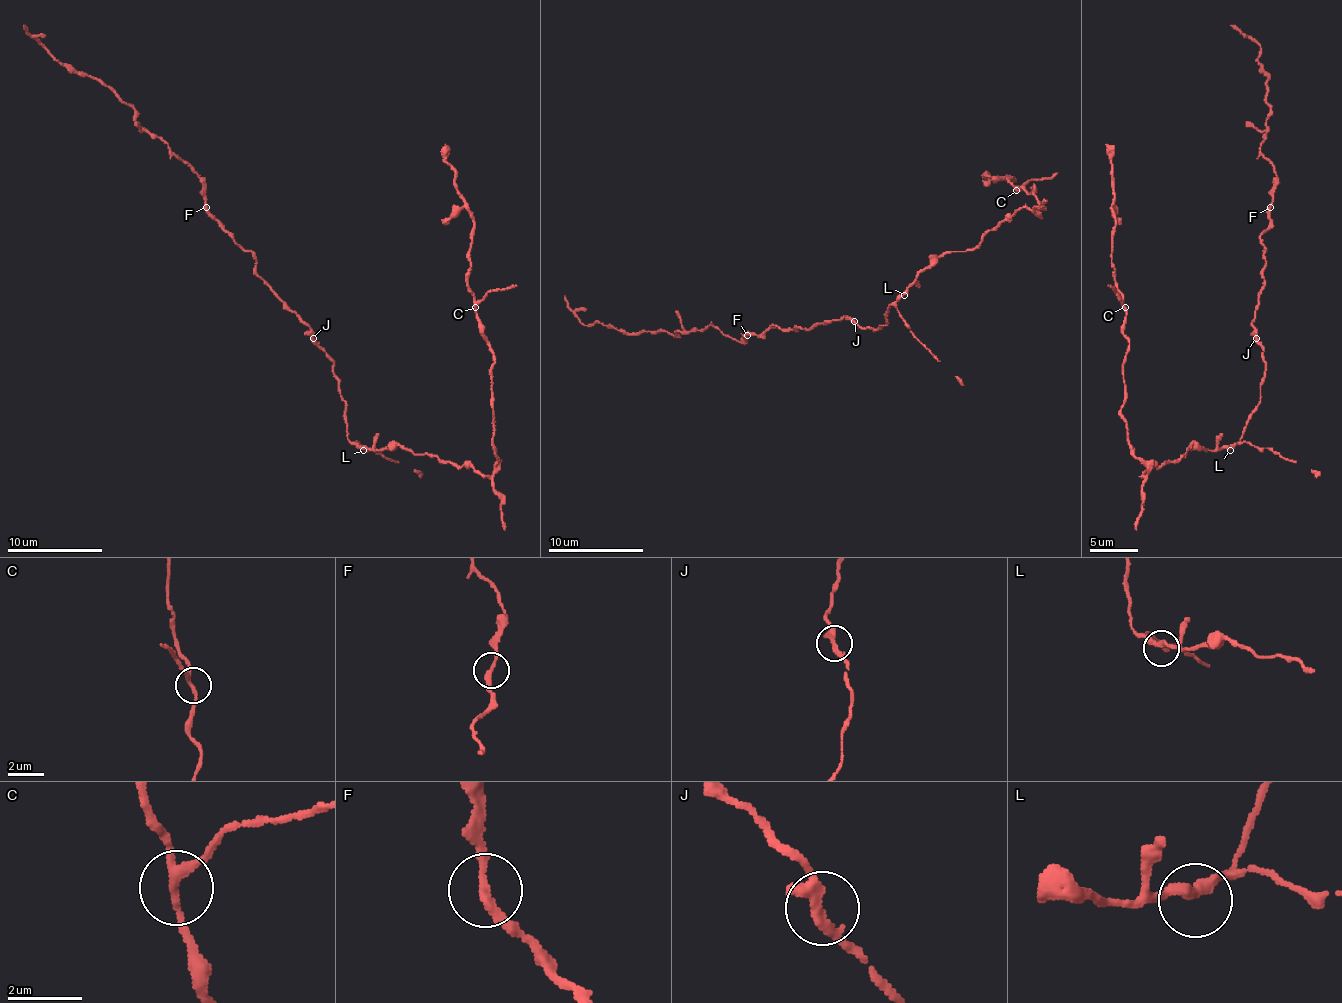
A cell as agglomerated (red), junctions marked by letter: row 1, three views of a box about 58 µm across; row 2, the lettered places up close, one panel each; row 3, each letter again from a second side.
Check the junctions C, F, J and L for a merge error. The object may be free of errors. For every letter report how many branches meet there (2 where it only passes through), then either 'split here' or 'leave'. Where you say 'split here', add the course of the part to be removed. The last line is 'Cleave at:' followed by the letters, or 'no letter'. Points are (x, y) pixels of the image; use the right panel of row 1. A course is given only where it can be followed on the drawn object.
C: 3 | leave
F: 2 | leave
J: 2 | leave
L: 2 | leave
Cleave at: no letter

